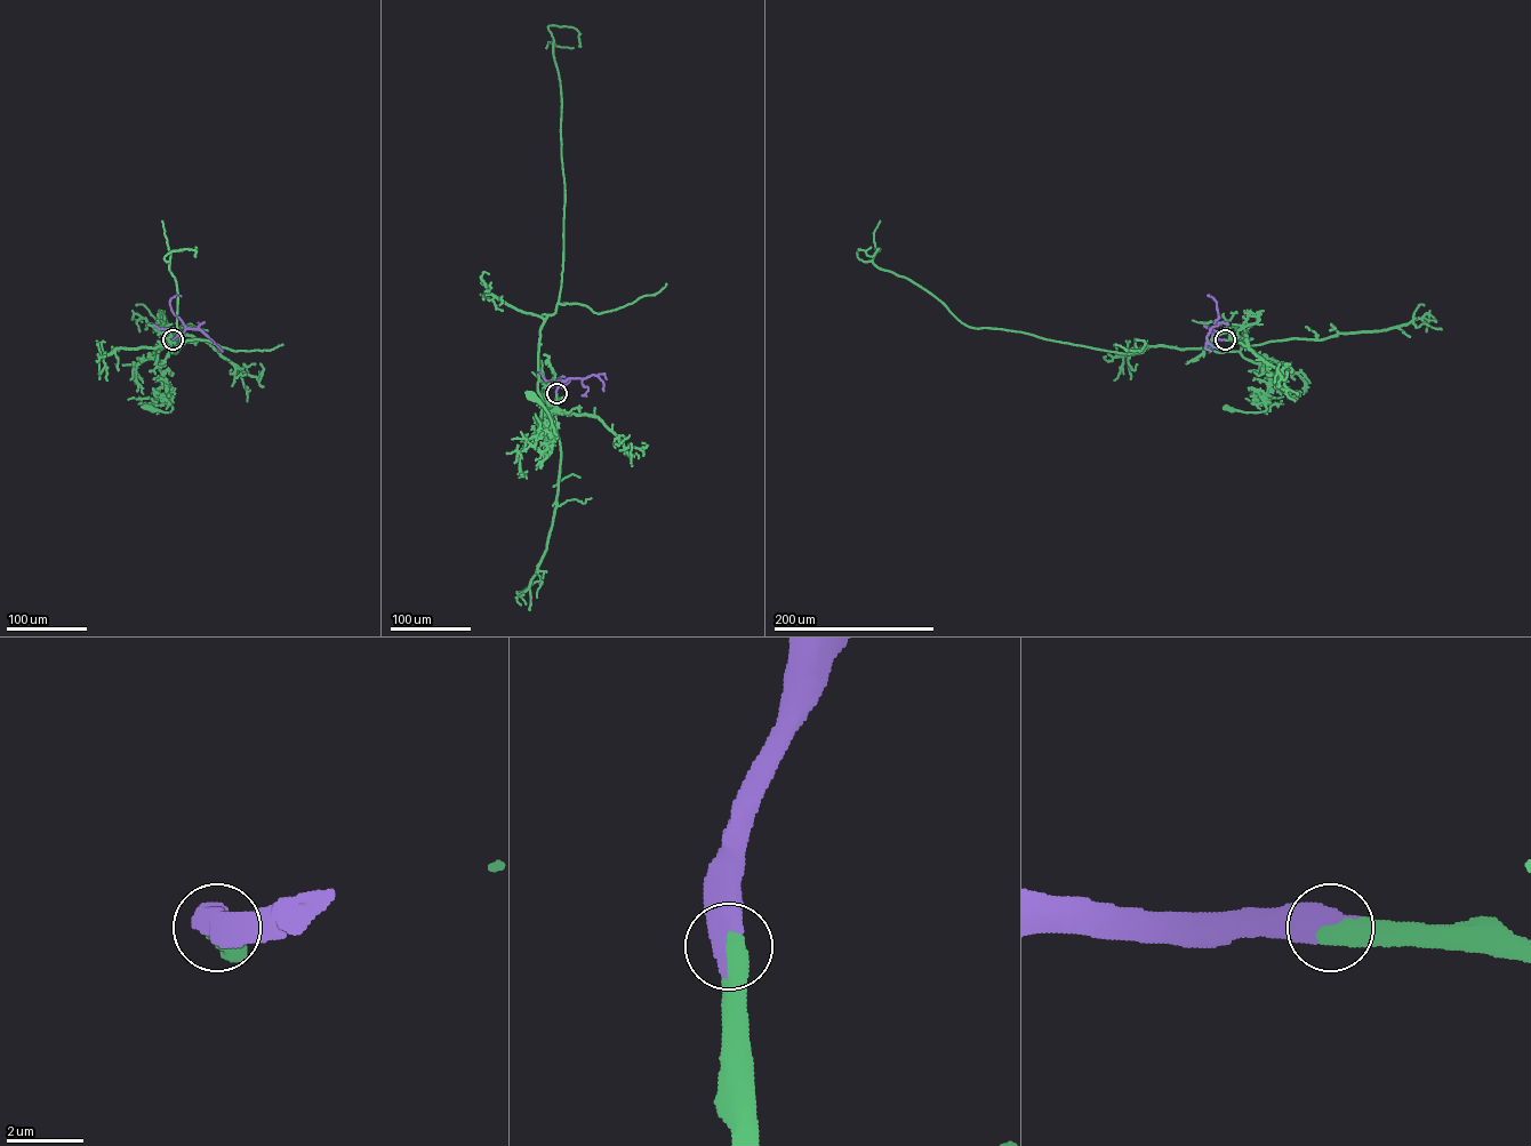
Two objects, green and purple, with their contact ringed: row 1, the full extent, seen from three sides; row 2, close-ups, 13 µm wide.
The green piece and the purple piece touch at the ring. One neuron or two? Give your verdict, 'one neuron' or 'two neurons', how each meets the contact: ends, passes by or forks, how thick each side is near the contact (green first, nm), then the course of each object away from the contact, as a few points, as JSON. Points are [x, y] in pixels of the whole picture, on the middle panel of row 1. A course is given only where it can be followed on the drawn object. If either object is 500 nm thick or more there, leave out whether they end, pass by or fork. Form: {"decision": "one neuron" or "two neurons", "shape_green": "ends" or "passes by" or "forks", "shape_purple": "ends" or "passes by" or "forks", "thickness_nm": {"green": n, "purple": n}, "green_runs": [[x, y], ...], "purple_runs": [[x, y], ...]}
{"decision": "one neuron", "thickness_nm": {"green": 550, "purple": 750}, "green_runs": [[556, 393], [556, 407], [540, 423], [540, 430], [550, 438], [556, 434], [551, 418], [531, 394]], "purple_runs": [[556, 393], [569, 378], [562, 387], [554, 383], [564, 377]]}

